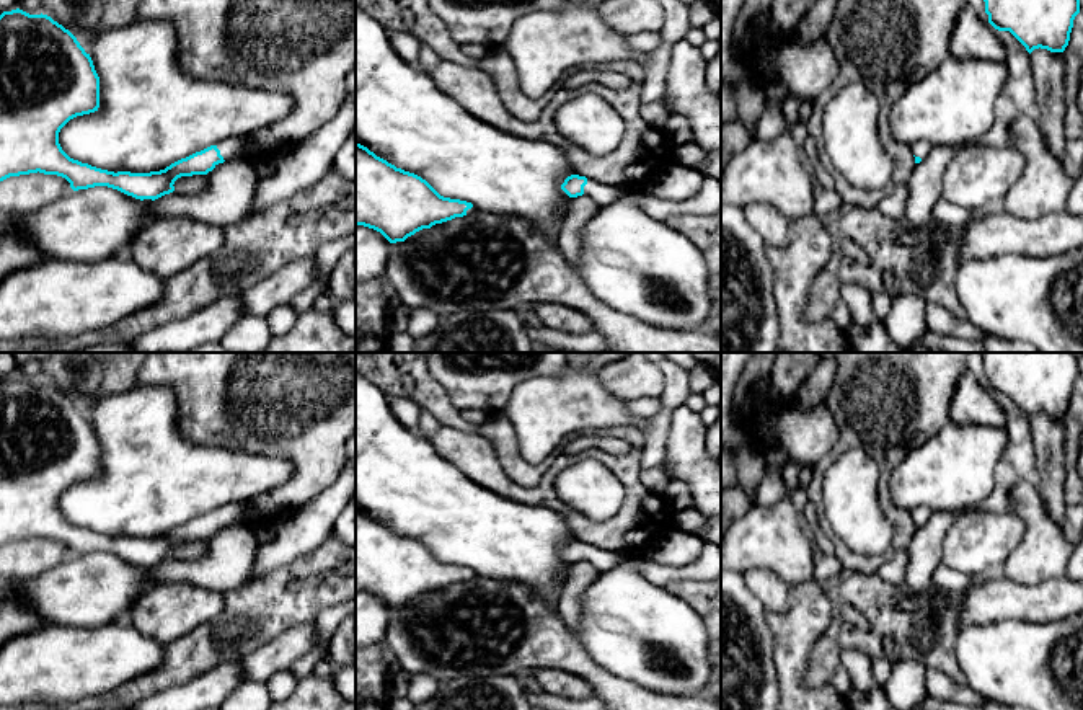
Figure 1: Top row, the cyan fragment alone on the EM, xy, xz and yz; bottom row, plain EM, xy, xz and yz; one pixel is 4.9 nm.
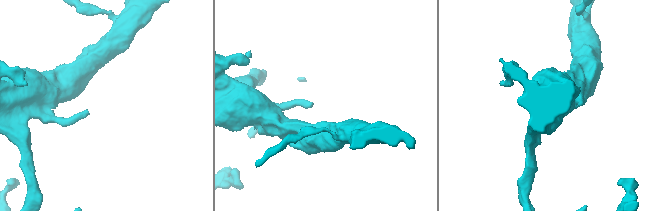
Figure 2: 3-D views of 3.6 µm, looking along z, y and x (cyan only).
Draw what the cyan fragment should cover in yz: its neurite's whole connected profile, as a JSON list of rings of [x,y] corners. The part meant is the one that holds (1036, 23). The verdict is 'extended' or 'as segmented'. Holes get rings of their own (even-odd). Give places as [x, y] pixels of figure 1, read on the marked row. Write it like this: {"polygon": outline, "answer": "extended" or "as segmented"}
{"polygon": [[[984,0],[988,23],[1010,31],[1031,54],[1034,49],[1063,52],[1070,41],[1080,0]]], "answer": "as segmented"}

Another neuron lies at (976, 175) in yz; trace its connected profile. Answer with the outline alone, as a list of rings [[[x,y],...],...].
[[[959,145],[941,178],[941,199],[967,211],[1000,202],[1019,180],[1024,155],[1005,147]]]

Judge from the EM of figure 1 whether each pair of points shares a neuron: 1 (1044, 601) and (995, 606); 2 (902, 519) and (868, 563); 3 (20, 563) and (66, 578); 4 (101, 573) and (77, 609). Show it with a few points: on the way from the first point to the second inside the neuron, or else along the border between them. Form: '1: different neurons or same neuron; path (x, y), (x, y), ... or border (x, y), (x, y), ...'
1: same neuron; path (1033, 603), (1007, 603)
2: same neuron; path (902, 532), (897, 544), (881, 559)
3: different neurons; border (70, 554), (25, 580)
4: same neuron; path (100, 581), (80, 601)

